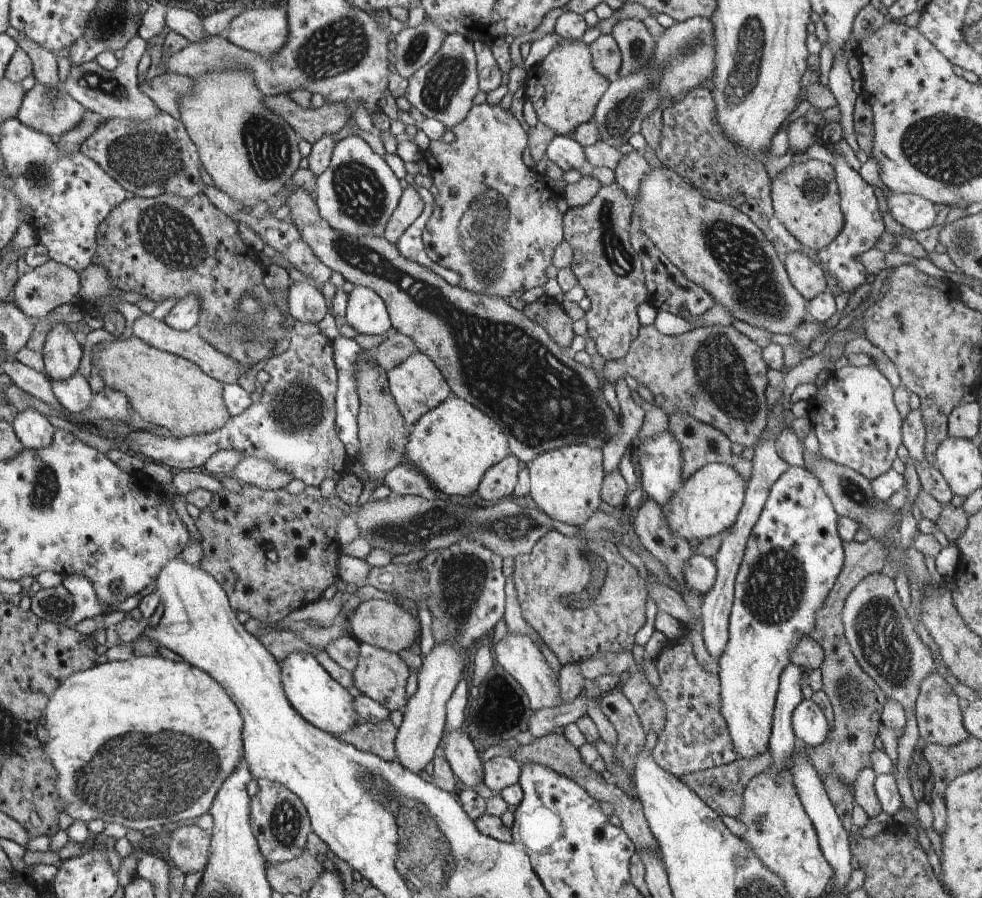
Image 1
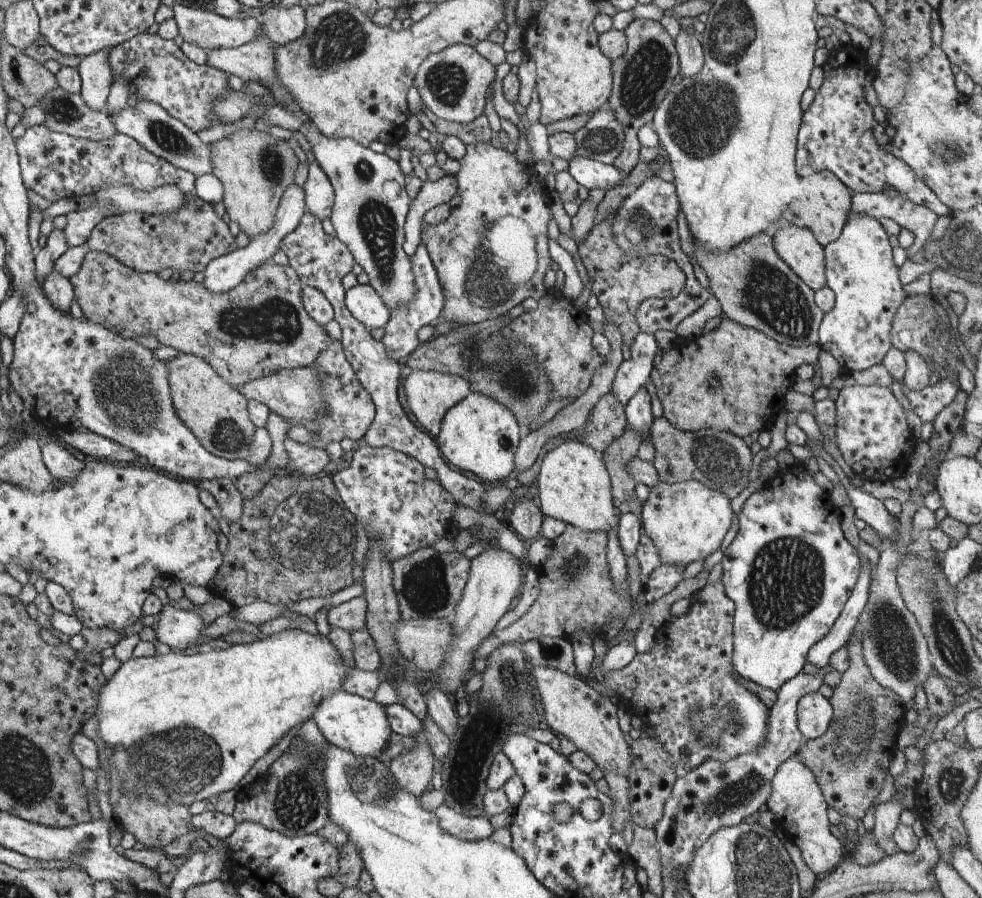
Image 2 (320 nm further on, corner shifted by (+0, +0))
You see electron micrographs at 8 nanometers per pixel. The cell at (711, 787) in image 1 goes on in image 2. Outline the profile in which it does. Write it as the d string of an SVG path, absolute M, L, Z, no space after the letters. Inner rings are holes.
M855 634L850 636L846 648L849 650L849 667L843 672L842 680L829 698L833 717L827 731L817 739L809 739L806 746L796 752L796 756L812 771L828 808L835 808L840 815L861 821L868 808L872 808L882 784L886 782L889 764L898 748L897 736L905 724L907 708L894 691L883 687L875 679L865 661L860 639Z

